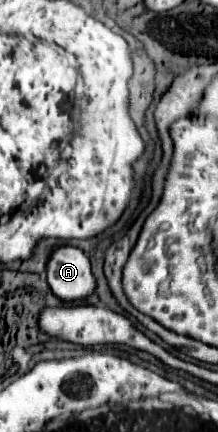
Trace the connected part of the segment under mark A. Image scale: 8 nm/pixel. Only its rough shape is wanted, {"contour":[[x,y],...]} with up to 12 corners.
{"contour":[[58,247],[48,285],[62,301],[96,293],[90,259]]}

